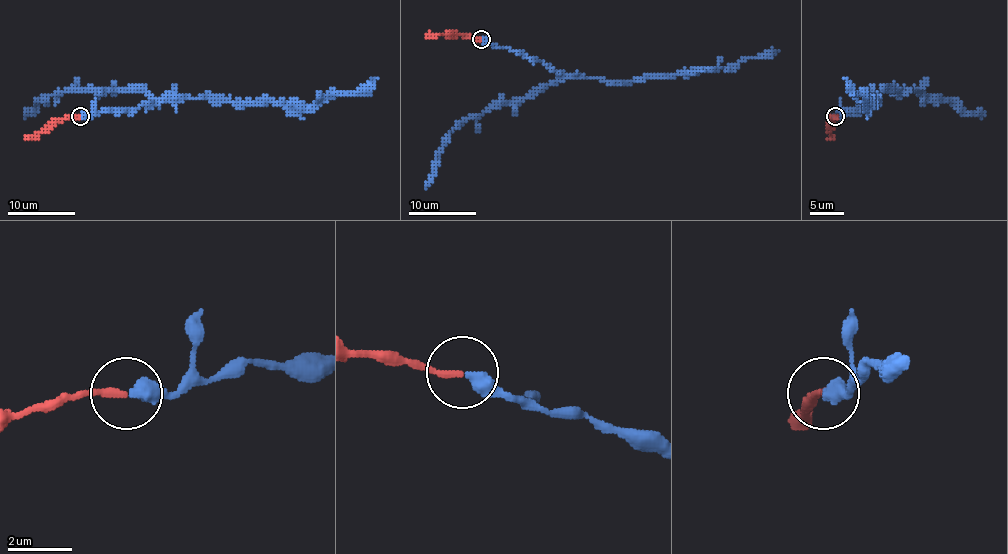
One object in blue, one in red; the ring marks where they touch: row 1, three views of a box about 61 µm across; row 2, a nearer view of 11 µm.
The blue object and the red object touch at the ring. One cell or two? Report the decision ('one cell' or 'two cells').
one cell

